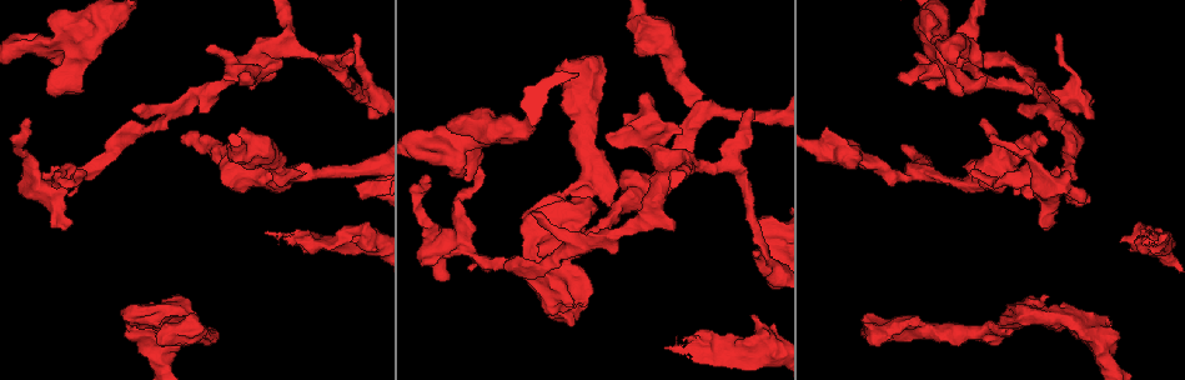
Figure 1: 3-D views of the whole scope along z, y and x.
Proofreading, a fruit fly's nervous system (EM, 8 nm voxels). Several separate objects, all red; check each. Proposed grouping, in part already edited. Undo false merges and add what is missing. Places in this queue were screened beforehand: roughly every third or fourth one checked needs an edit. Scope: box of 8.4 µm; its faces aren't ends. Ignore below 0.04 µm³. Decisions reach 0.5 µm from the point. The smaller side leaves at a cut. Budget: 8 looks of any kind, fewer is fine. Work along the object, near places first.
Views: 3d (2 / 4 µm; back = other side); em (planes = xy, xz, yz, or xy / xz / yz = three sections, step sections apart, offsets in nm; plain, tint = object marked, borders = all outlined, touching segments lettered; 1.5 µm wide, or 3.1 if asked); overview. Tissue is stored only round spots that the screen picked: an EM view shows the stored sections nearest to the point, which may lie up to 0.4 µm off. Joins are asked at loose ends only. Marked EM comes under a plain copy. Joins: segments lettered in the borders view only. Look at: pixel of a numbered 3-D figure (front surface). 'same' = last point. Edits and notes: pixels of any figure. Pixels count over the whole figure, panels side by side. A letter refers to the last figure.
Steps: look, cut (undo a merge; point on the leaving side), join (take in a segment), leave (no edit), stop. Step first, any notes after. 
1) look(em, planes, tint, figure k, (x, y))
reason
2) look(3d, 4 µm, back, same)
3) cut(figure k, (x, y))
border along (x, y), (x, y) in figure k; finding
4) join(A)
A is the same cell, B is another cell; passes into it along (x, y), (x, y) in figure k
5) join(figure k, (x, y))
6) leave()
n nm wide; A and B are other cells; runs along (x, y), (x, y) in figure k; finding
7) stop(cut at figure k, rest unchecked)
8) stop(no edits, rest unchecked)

look(em, yz, step 4, borders, figure 1, (460, 177))
branch stops here

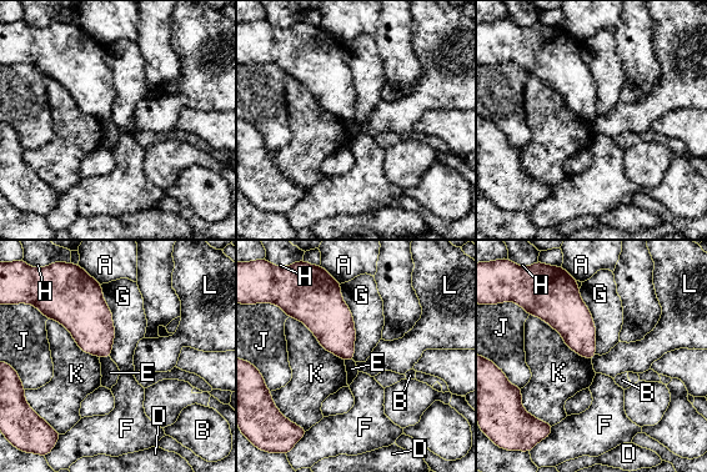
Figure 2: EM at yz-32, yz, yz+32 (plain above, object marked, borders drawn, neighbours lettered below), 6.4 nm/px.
leave()
240 nm wide; G touches over 500 nm; A, B, D, E, F, G, H, J, K and L are other cells; no lettered segment goes on from it

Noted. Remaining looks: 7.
look(em, yz, step 8, borders, figure 1, (65, 228))
an open end

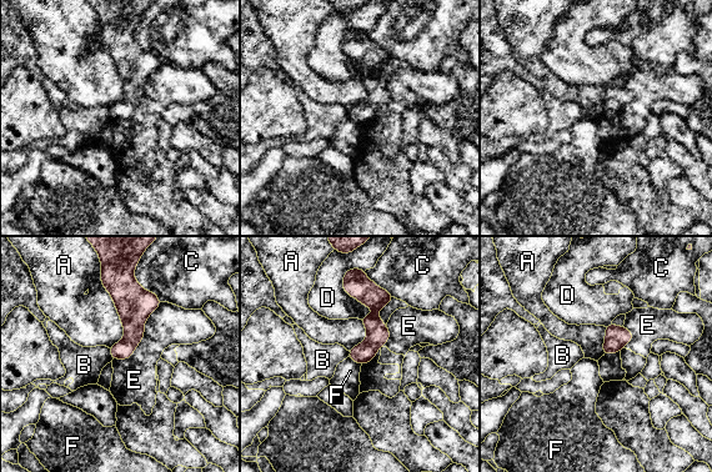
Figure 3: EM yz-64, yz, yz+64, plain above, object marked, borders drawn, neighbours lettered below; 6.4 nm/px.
look(em, planes, borders, same)

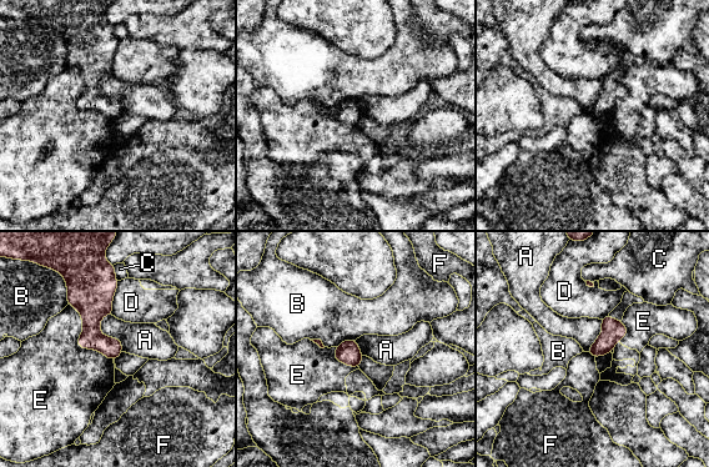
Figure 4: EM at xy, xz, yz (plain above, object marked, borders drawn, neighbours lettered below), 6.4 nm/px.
leave()
A, B, C, D, E and F are other cells; border along (105, 314), (100, 331), (122, 351) in figure 4; none of them fits

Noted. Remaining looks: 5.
look(3d, 2 µm, figure 1, (215, 329))
thin end

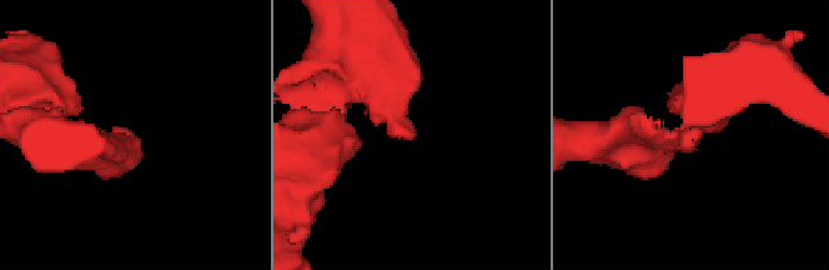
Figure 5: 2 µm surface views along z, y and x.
look(em, planes, borders, figure 5, (127, 131))
shape alone is not enough

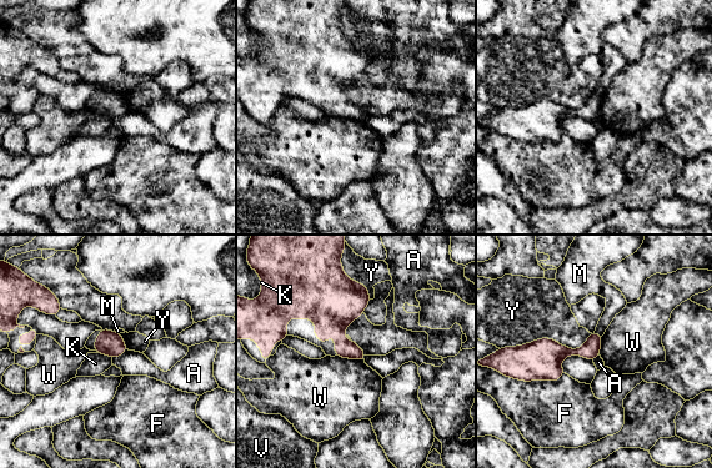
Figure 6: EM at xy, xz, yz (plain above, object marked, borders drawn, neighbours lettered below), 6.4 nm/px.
leave()
A, F, K, M, V, W and Y are other cells; border along (595, 331), (601, 336) in figure 6; no lettered segment goes on from it

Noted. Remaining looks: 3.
stop(no edits, rest unchecked)

